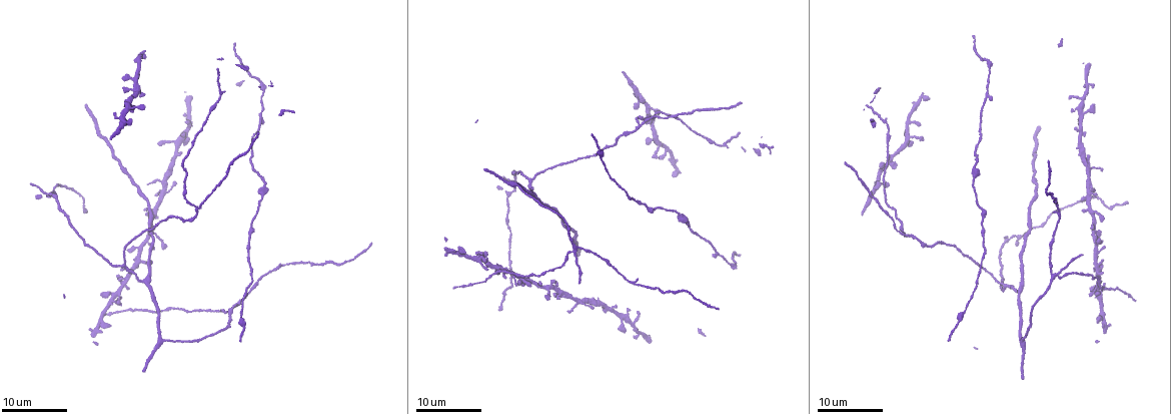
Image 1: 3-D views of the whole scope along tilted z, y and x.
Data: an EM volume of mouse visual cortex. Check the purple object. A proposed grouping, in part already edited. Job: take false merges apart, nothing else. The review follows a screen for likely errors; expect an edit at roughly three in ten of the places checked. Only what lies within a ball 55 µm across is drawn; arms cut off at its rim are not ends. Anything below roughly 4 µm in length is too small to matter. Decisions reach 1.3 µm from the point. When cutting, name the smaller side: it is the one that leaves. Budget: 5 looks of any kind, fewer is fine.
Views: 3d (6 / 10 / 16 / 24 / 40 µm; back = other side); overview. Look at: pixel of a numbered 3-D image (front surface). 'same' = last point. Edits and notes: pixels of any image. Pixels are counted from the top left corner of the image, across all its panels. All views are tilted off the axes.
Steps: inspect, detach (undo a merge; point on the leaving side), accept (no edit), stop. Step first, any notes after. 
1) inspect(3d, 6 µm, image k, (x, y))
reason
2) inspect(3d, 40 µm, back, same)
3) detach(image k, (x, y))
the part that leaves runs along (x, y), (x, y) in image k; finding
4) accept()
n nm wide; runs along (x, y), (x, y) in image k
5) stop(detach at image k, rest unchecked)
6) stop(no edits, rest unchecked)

inspect(3d, 24 µm, image 1, (160, 339))
a fork

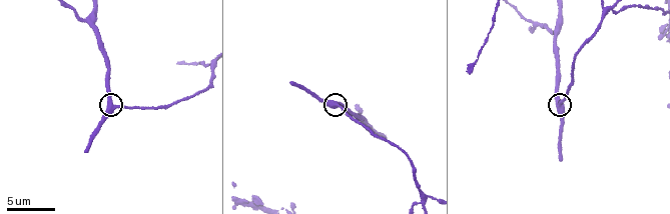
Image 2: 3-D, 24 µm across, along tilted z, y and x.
inspect(3d, 10 µm, image 2, (108, 105))

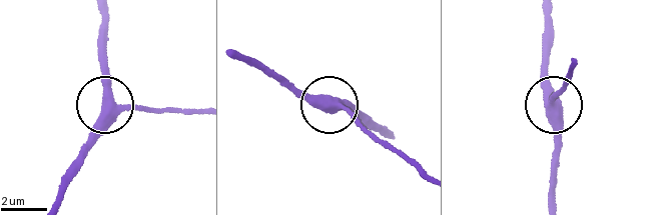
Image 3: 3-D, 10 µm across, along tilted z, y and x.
accept()
430 nm wide; runs along (571, 70), (552, 102), (555, 159) in image 3; one neuron here

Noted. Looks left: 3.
inspect(3d, 10 µm, image 2, (83, 18))

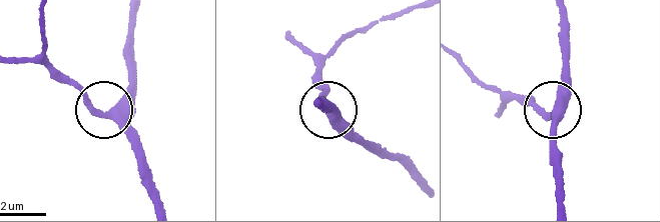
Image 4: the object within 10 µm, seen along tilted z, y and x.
accept()
340 nm wide; runs along (160, 200), (138, 139), (109, 113), (132, 82) in image 4; continuous, no second neuron

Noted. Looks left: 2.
inspect(3d, 10 µm, image 2, (423, 200))
four-way junction

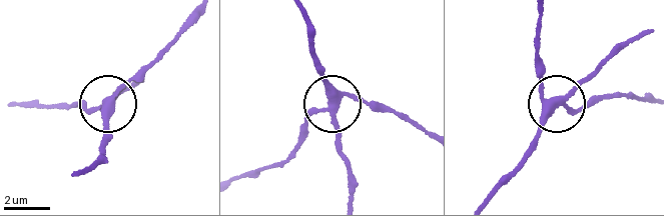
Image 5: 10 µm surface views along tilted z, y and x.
inspect(3d, 10 µm, back, image 5, (336, 97))

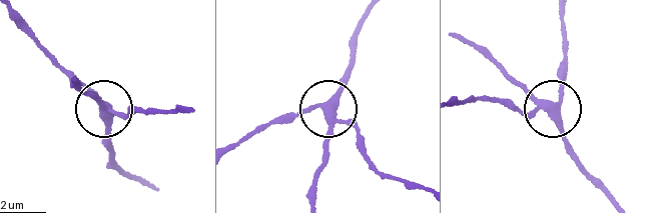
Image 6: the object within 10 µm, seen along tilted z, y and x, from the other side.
accept()
4 arms; runs along (611, 200), (570, 147), (553, 109), (563, 93), (567, 42) in image 6; all the same neuron

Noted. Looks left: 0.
stop(no edits, rest unchecked)

